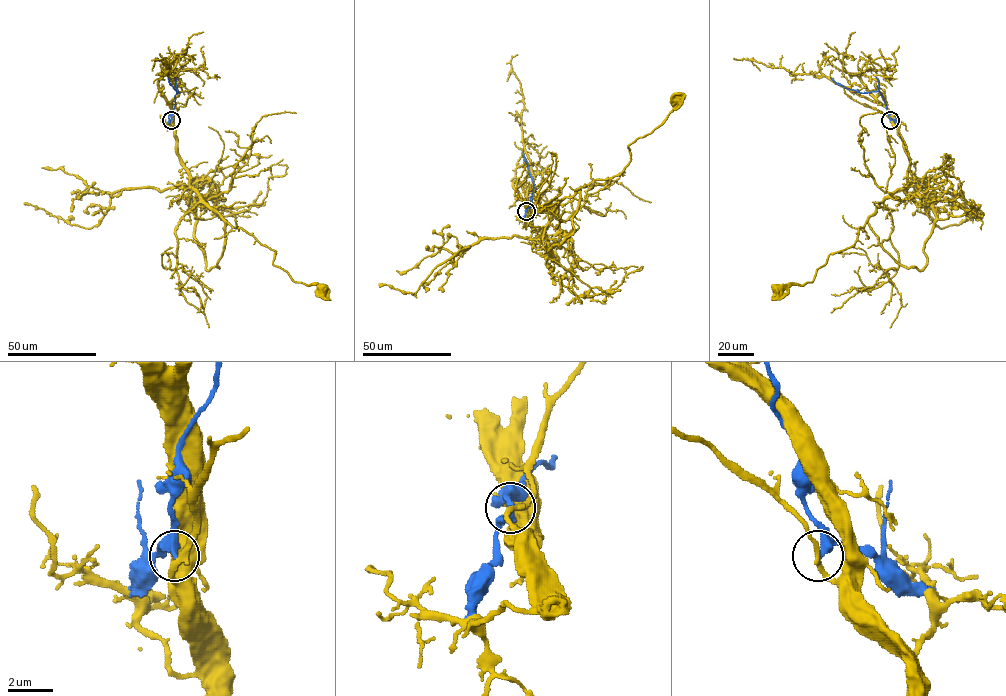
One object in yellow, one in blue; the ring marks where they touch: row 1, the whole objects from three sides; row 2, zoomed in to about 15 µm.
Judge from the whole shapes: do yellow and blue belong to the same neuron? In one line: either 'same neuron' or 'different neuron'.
different neuron

